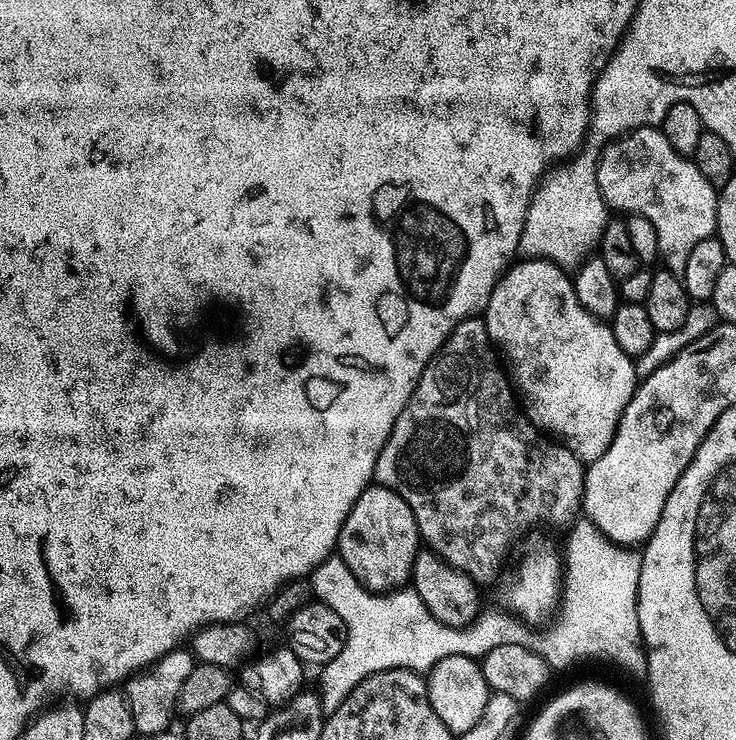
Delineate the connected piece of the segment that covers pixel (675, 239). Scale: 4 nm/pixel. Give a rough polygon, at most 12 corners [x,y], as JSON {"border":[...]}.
{"border":[[659,127],[609,140],[609,209],[650,218],[683,273],[716,231],[717,189]]}

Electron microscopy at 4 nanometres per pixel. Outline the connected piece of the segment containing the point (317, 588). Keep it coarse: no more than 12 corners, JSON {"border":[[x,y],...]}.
{"border":[[338,554],[313,597],[346,626],[319,669],[325,717],[366,677],[431,670],[452,628],[416,589],[372,592]]}

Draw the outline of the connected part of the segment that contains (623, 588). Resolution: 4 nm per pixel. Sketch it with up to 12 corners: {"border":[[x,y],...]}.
{"border":[[587,518],[568,532],[549,669],[648,671],[640,556]]}

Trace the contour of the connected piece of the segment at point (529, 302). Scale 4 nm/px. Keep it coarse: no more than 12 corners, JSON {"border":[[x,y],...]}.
{"border":[[549,259],[513,263],[482,319],[532,425],[580,461],[638,383]]}

